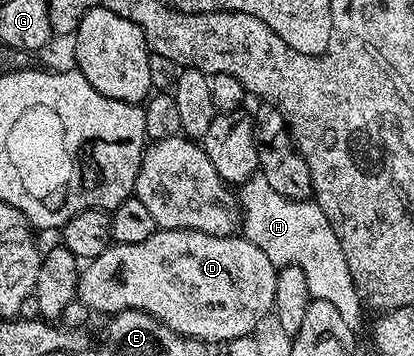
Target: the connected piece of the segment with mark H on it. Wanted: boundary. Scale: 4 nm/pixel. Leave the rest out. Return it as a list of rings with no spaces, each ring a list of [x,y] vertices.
[[[260,174],[241,184],[237,198],[241,208],[242,238],[257,245],[275,268],[299,267],[301,273],[305,273],[305,281],[309,281],[312,299],[329,301],[351,327],[358,328],[365,307],[353,285],[353,277],[349,277],[345,249],[341,249],[341,241],[329,217],[325,217],[318,203],[311,199],[281,197],[281,193],[276,193]]]

